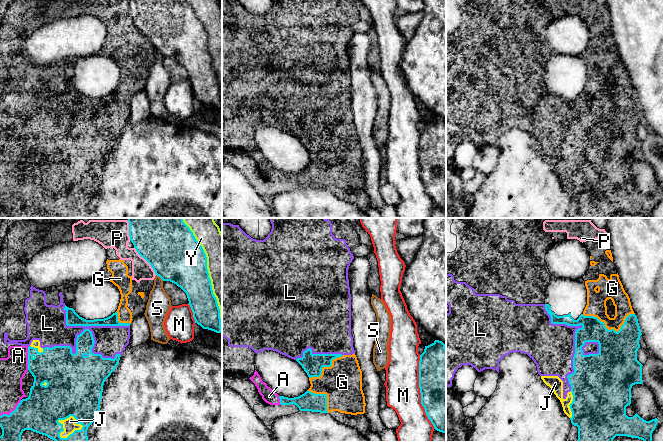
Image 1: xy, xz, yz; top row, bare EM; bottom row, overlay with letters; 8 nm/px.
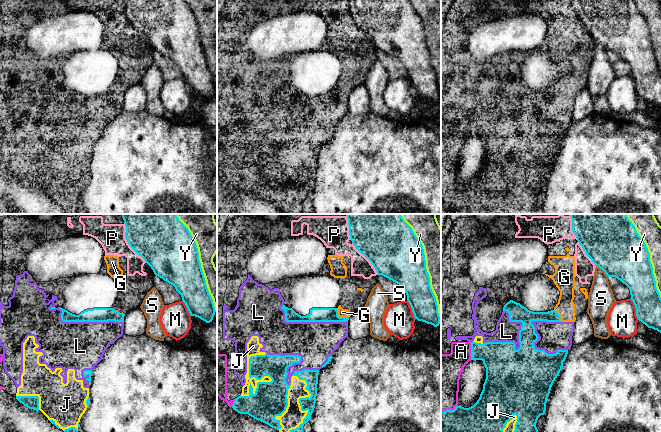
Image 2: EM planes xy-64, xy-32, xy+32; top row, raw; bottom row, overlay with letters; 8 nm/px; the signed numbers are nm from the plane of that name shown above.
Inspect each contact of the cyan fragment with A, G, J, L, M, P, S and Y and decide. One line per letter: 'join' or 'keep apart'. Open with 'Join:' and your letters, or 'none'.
Join: none
A: keep apart
G: keep apart
J: keep apart
L: keep apart
M: keep apart
P: keep apart
S: keep apart
Y: keep apart

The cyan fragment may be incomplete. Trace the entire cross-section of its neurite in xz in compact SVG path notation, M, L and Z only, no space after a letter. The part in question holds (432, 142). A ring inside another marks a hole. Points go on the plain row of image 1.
M435 116L425 122L419 137L419 164L421 180L435 206L446 210L446 124L442 117Z

